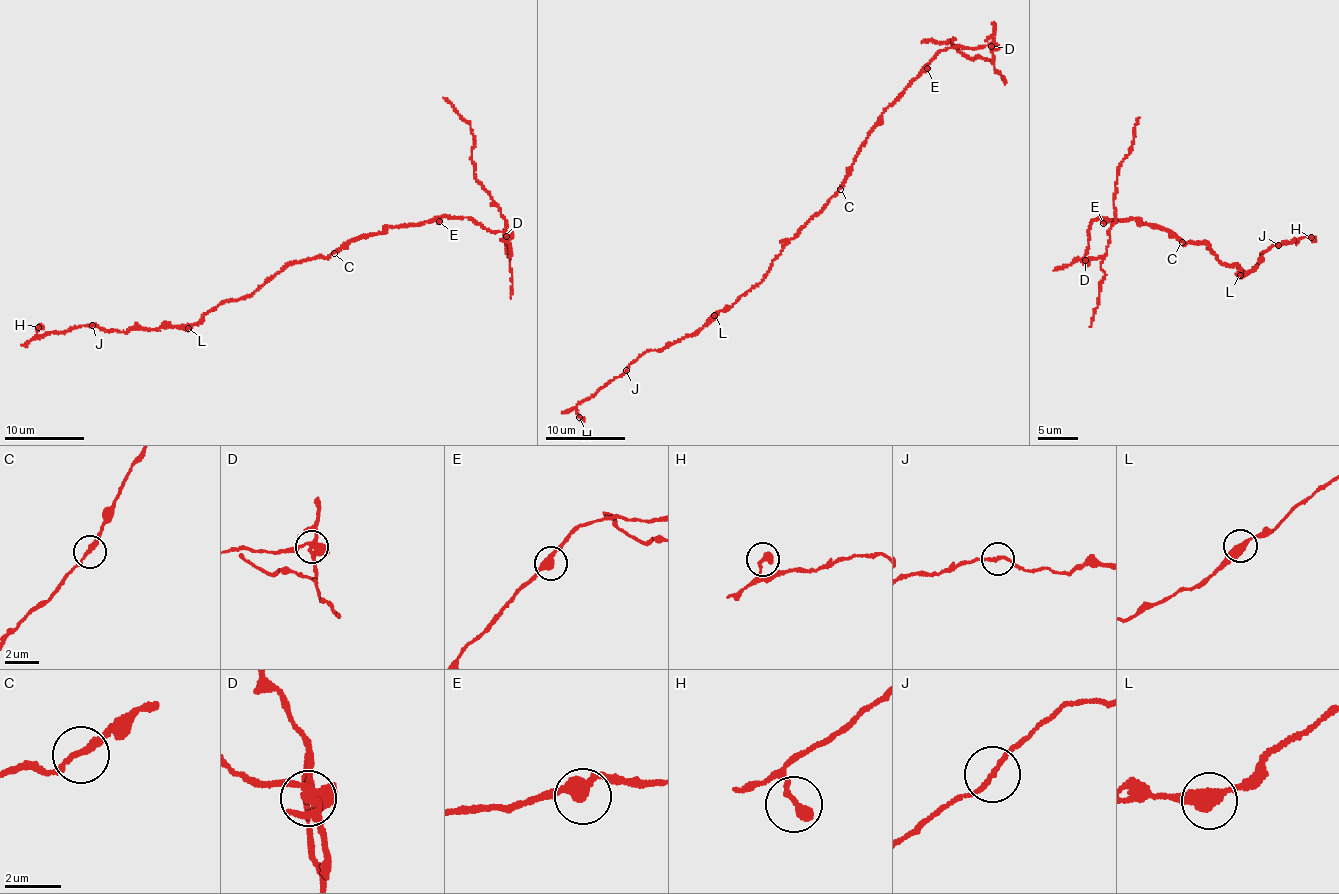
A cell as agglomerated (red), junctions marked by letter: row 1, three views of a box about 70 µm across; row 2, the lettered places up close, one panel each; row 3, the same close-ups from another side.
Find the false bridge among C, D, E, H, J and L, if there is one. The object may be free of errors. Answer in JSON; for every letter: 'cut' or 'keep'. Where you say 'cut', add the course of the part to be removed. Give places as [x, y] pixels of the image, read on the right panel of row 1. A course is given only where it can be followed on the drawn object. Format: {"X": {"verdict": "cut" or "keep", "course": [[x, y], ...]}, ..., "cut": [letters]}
{"C": {"verdict": "keep"}, "D": {"verdict": "cut", "course": [[1085, 259], [1101, 257], [1106, 251], [1115, 221], [1119, 163], [1129, 153], [1133, 129], [1140, 117]]}, "E": {"verdict": "keep"}, "H": {"verdict": "keep"}, "J": {"verdict": "keep"}, "L": {"verdict": "keep"}, "cut": ["D"]}

